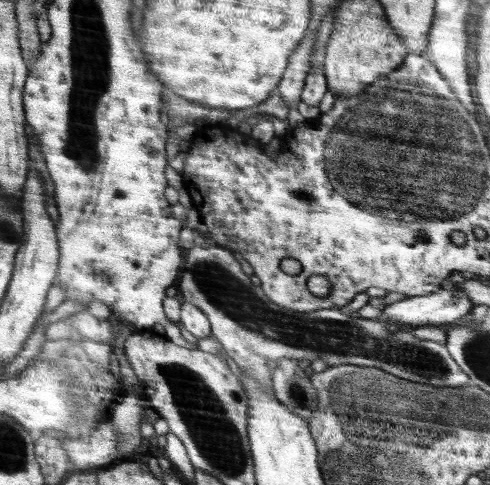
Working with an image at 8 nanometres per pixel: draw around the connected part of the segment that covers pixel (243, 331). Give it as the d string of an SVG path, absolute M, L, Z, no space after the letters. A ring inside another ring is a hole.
M195 246L192 250L186 250L184 270L178 286L182 290L184 301L196 304L208 313L212 321L213 335L222 343L227 354L238 364L242 373L266 385L268 391L273 390L273 371L268 368L267 362L284 357L298 360L310 358L314 361L316 358L322 358L330 367L344 364L376 367L404 380L420 382L422 385L434 385L438 388L464 387L471 382L471 378L456 364L446 346L432 340L418 340L414 334L406 331L388 334L390 331L384 328L382 322L362 318L358 314L344 314L340 309L335 308L304 312L304 314L294 312L294 322L290 322L290 310L276 306L274 301L266 296L261 285L255 286L250 281L250 276L242 271L234 252L224 247Z

